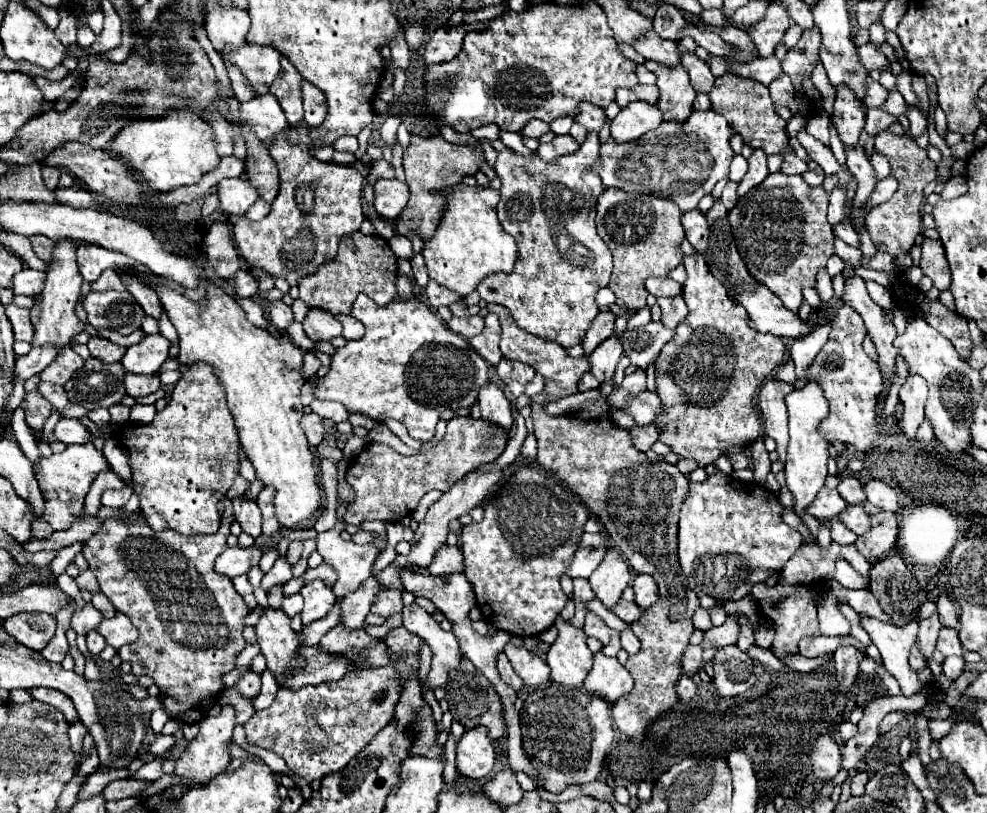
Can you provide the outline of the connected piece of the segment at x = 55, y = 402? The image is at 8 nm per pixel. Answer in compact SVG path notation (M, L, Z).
M39 383L39 391L41 395L57 409L57 411L63 411L65 407L71 405L71 401L67 399L67 391L63 389L63 385L53 385L53 383Z

